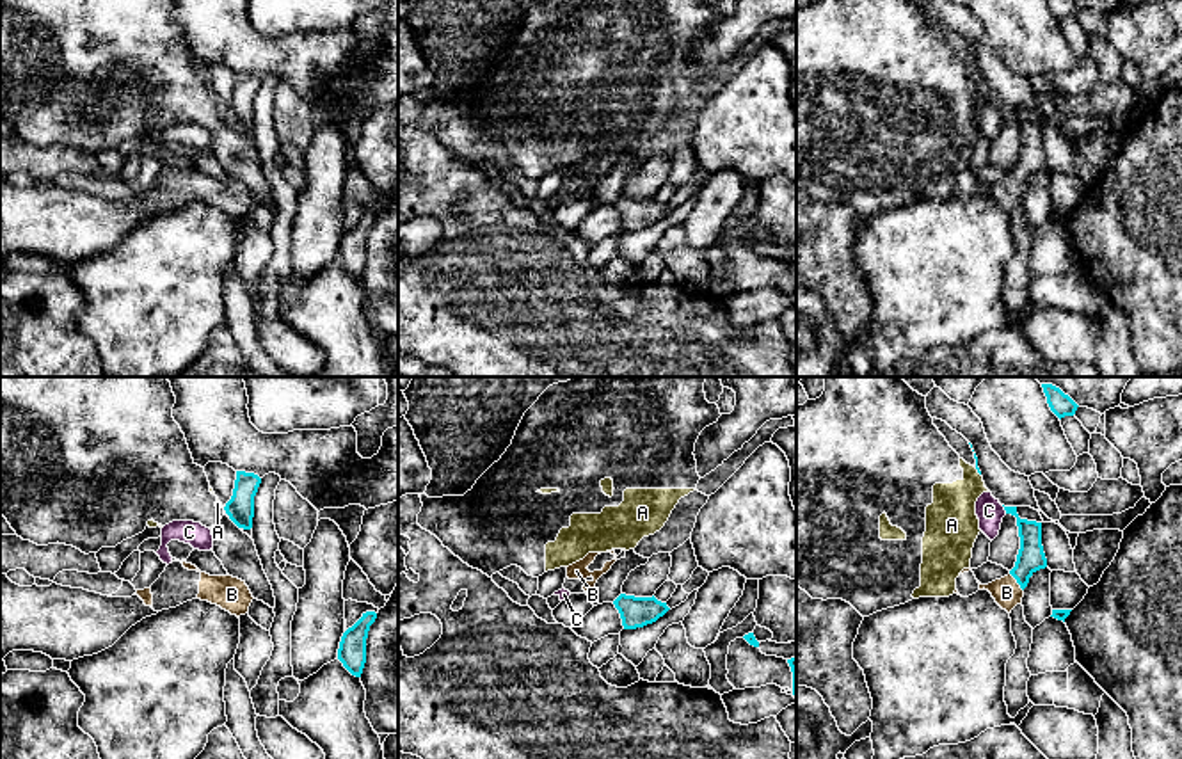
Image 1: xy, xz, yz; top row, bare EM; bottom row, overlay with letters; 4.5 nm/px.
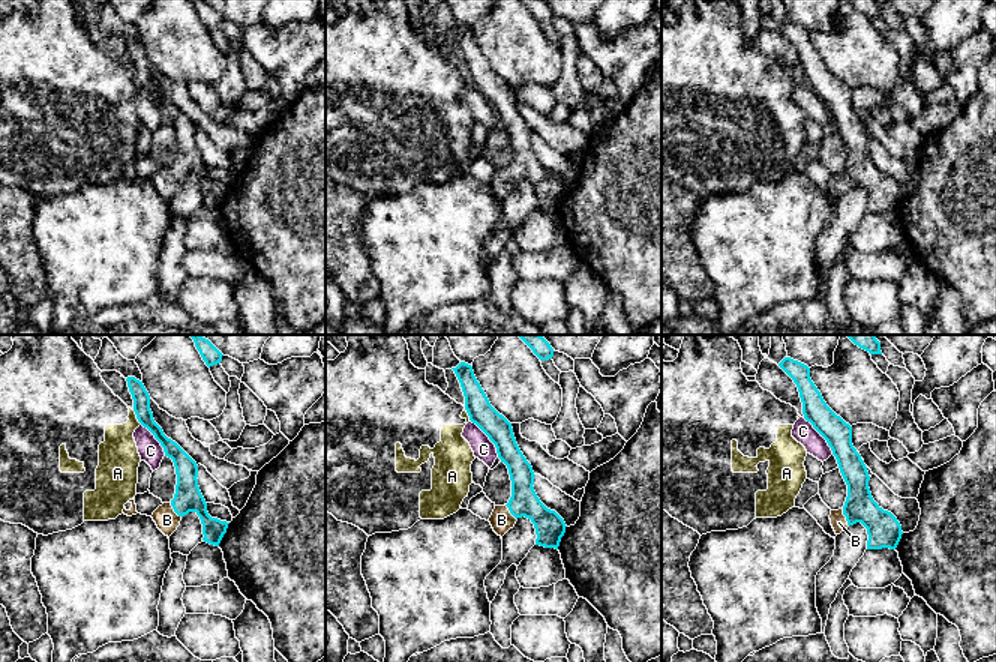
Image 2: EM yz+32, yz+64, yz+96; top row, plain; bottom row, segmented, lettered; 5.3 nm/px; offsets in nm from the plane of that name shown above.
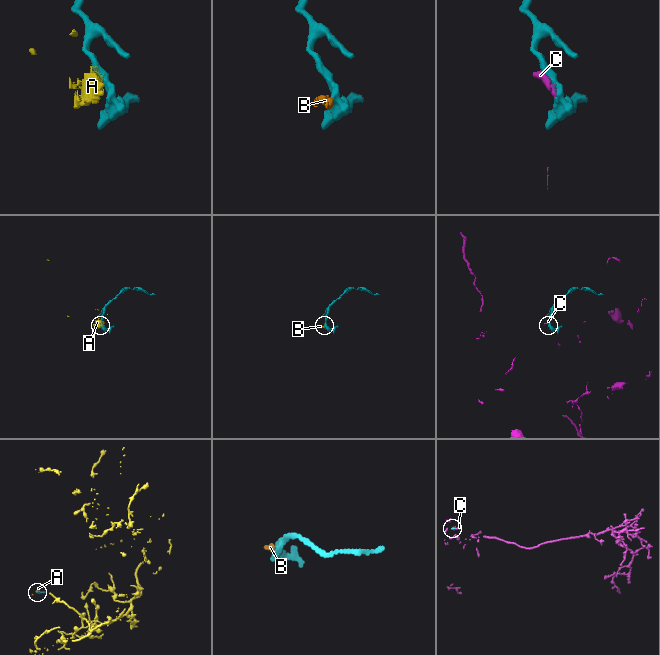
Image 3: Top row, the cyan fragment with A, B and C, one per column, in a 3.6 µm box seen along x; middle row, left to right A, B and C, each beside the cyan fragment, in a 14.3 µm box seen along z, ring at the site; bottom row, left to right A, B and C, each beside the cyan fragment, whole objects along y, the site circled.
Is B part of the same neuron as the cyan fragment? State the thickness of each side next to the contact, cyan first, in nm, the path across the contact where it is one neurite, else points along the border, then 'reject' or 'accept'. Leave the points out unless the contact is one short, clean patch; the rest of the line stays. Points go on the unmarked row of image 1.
calibres 120 and 130 nm; way yz (1031, 159), (1017, 183), (1006, 194); accept

